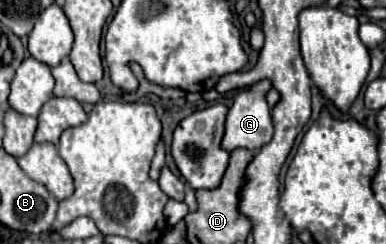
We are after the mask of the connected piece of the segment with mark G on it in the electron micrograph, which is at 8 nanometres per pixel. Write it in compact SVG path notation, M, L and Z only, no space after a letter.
M270 81L254 83L250 91L238 93L232 99L226 125L224 125L224 137L222 137L222 149L234 151L234 149L248 149L258 151L272 139L272 119L270 119L270 107L264 99L264 93L268 91Z

